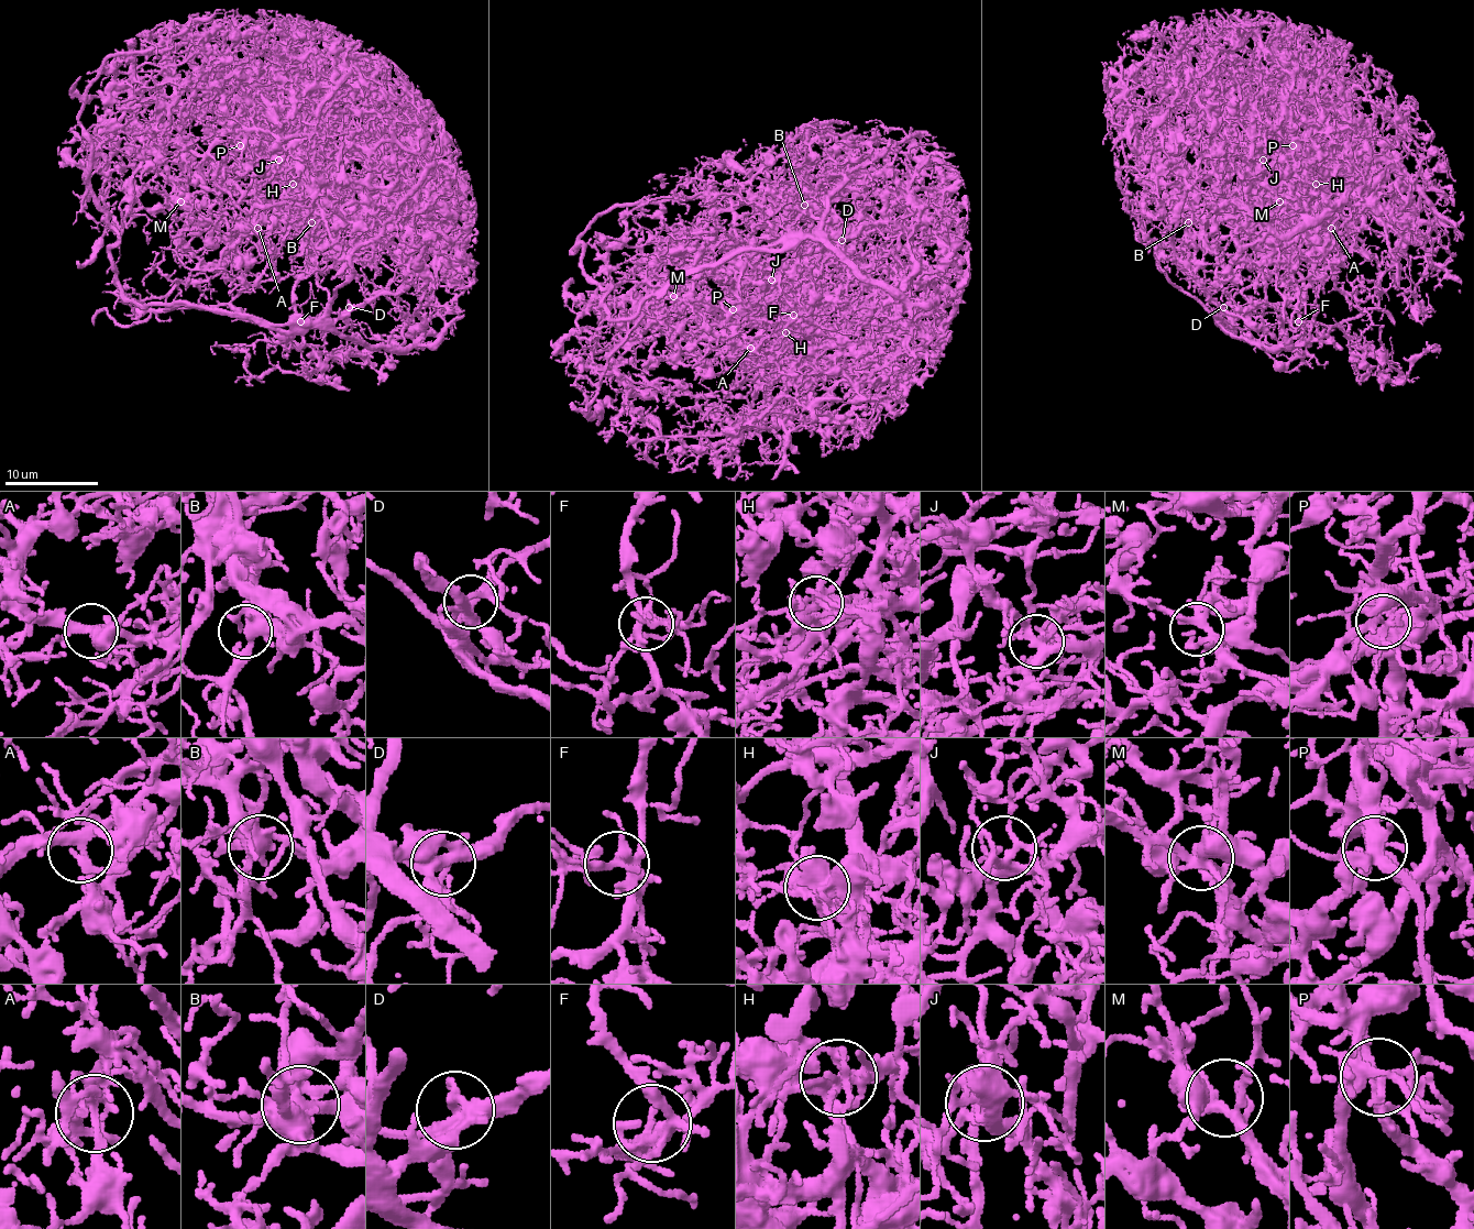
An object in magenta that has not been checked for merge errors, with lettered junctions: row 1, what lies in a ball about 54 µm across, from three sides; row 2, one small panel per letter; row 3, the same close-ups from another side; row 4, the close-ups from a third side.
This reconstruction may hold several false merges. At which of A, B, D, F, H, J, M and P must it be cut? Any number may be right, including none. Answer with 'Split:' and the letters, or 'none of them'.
Split: H

